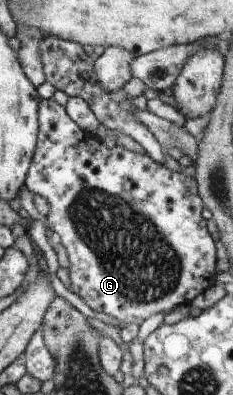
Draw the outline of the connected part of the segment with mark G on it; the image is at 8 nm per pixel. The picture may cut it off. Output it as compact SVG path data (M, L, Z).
M52 99L40 100L38 105L38 130L36 150L26 175L25 188L31 191L34 196L39 194L49 202L50 212L47 216L49 231L54 231L59 235L59 242L65 246L67 253L69 253L71 263L68 270L71 280L70 288L73 293L77 294L89 305L91 310L103 312L126 325L141 325L153 315L161 312L169 313L176 307L191 302L193 298L215 283L216 242L209 234L207 222L203 219L204 203L198 194L198 183L194 177L187 177L180 172L173 172L165 165L152 160L147 154L136 154L120 145L116 145L114 148L106 148L95 134L83 131L69 118L64 106L60 106Z

